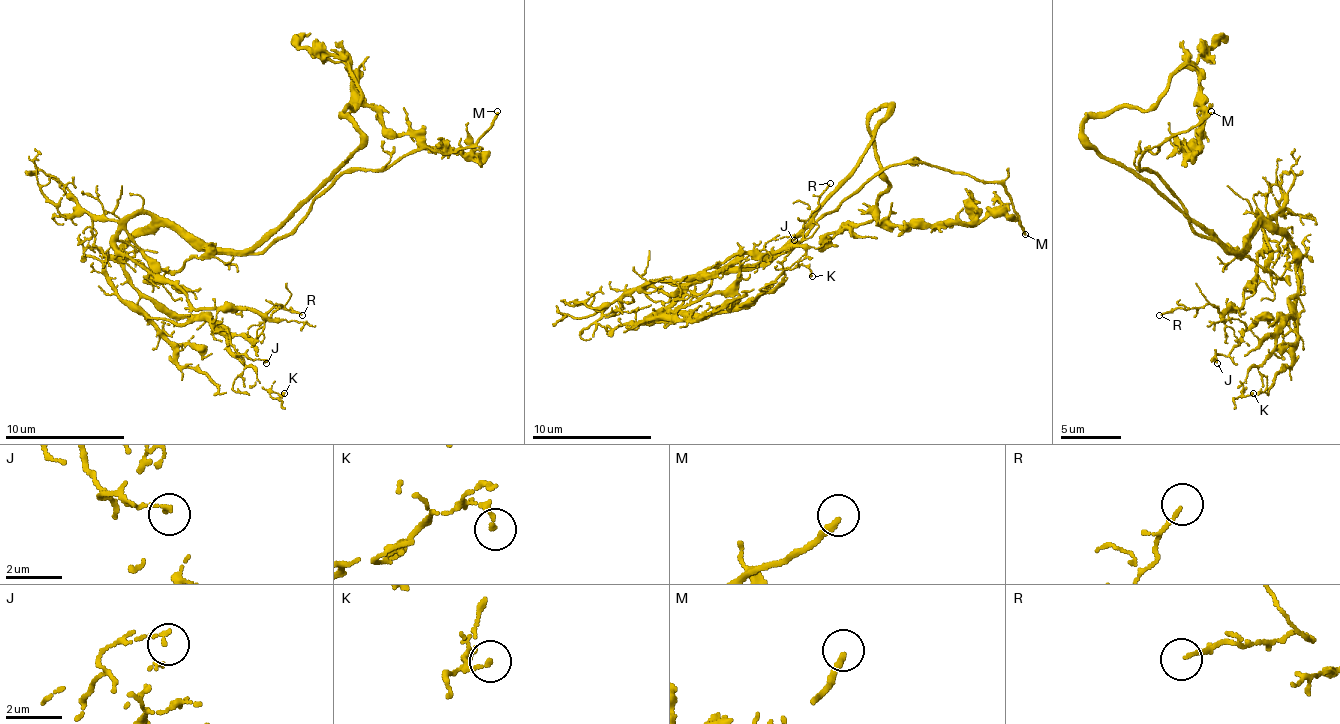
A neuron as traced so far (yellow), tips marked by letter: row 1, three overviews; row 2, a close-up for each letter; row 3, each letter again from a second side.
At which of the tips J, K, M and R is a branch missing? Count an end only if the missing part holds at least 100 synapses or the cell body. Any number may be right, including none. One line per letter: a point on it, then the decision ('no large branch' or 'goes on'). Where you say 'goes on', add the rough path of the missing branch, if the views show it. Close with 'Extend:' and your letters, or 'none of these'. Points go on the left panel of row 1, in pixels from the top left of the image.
J: at (266, 363); no large branch
K: at (284, 393); no large branch
M: at (497, 111); goes on; missing branch runs (497, 111), (497, 90), (509, 84), (518, 111), (461, 171), (425, 174), (413, 162), (410, 141), (425, 123)
R: at (302, 315); no large branch
Extend: M

